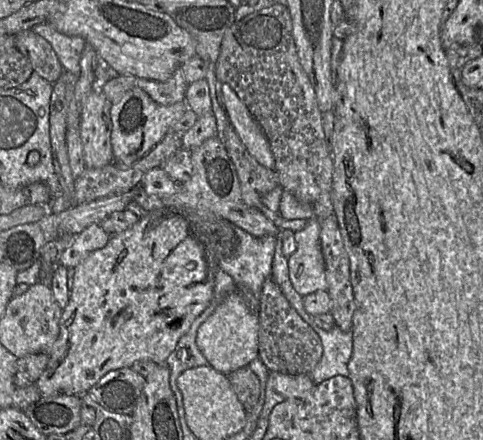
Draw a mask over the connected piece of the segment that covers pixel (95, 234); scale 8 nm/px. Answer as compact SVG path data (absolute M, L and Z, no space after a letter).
M99 224L90 225L73 237L73 243L59 254L57 264L67 269L75 269L90 254L104 248L110 237Z

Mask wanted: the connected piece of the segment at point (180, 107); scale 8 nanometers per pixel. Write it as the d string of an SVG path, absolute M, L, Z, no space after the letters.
M139 88L127 91L118 102L112 105L110 110L113 162L119 167L131 167L149 153L170 131L171 126L188 110L189 107L185 101L162 106Z

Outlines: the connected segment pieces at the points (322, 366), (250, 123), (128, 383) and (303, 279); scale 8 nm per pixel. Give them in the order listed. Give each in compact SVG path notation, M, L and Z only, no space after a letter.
M315 323L312 328L321 339L323 354L318 364L308 375L315 384L337 375L348 377L348 362L353 346L351 331L342 331L335 325L329 330L324 330Z
M222 84L221 93L228 120L243 145L260 165L274 171L275 159L269 141L258 122L228 84Z
M130 368L106 373L88 393L107 410L132 414L145 385L145 378Z
M312 219L303 230L295 233L297 248L287 259L291 284L301 296L327 290L319 223L320 221Z

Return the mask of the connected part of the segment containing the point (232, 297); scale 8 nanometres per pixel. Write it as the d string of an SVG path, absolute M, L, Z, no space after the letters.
M236 289L214 299L209 316L197 330L196 344L211 367L229 374L259 358L258 336L259 316L249 308L243 295Z

